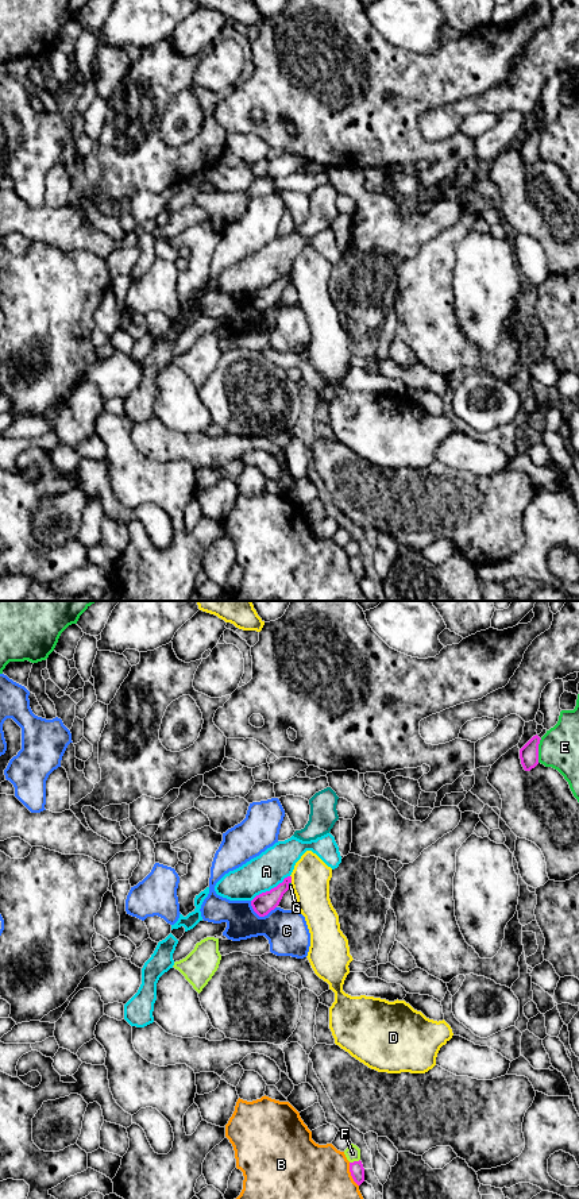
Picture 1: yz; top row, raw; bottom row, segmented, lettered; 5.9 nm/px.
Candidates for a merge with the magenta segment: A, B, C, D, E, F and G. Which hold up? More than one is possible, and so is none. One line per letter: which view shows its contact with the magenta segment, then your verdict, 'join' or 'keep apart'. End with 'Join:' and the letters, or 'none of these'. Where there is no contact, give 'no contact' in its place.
A: yz | keep apart
B: yz | keep apart
C: yz | keep apart
D: yz | keep apart
E: yz | keep apart
F: yz | keep apart
G: yz | keep apart
Join: none of these

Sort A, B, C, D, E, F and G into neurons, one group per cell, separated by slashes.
A / B / C / D / E / F / G

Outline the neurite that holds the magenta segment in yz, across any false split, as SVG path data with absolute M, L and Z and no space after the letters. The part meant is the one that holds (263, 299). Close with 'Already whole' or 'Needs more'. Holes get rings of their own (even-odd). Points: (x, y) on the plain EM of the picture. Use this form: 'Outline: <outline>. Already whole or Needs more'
Outline: M287 271L277 282L271 284L270 286L256 290L251 296L251 301L254 307L259 312L267 311L271 305L274 305L279 300L283 289L289 285L290 278L292 278L292 271Z. Already whole

